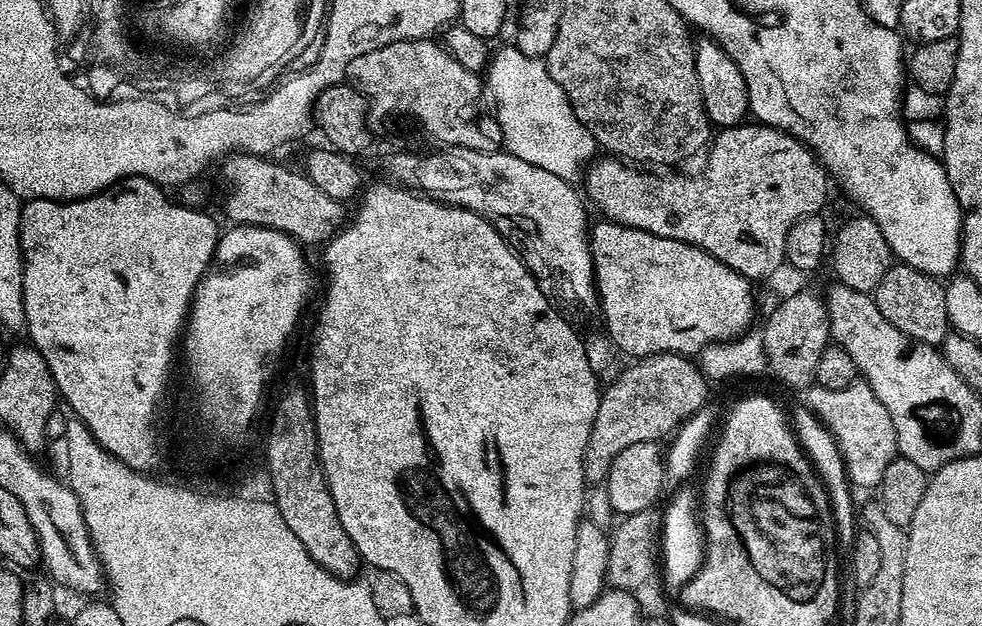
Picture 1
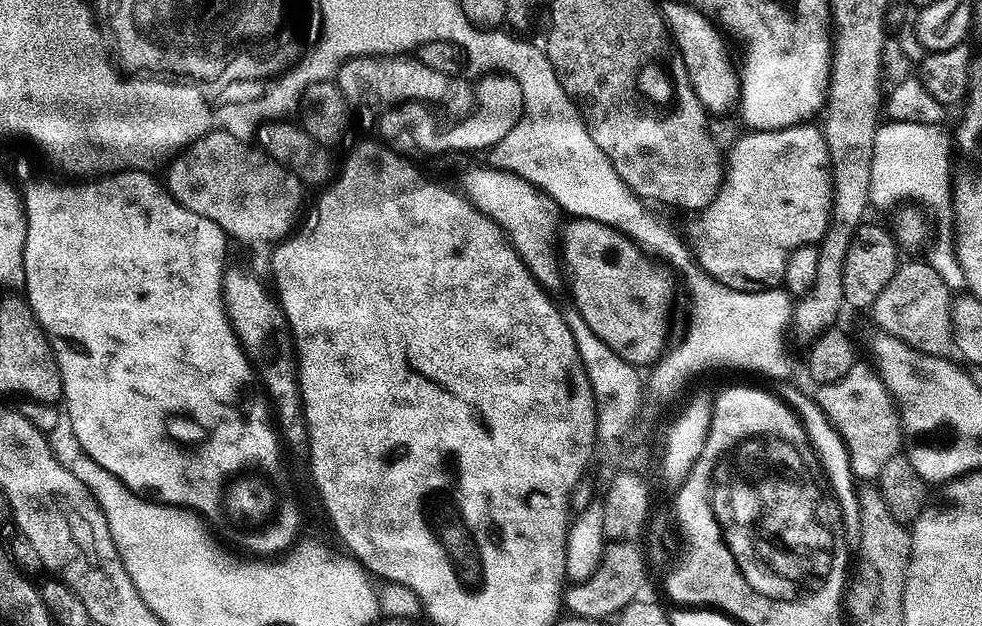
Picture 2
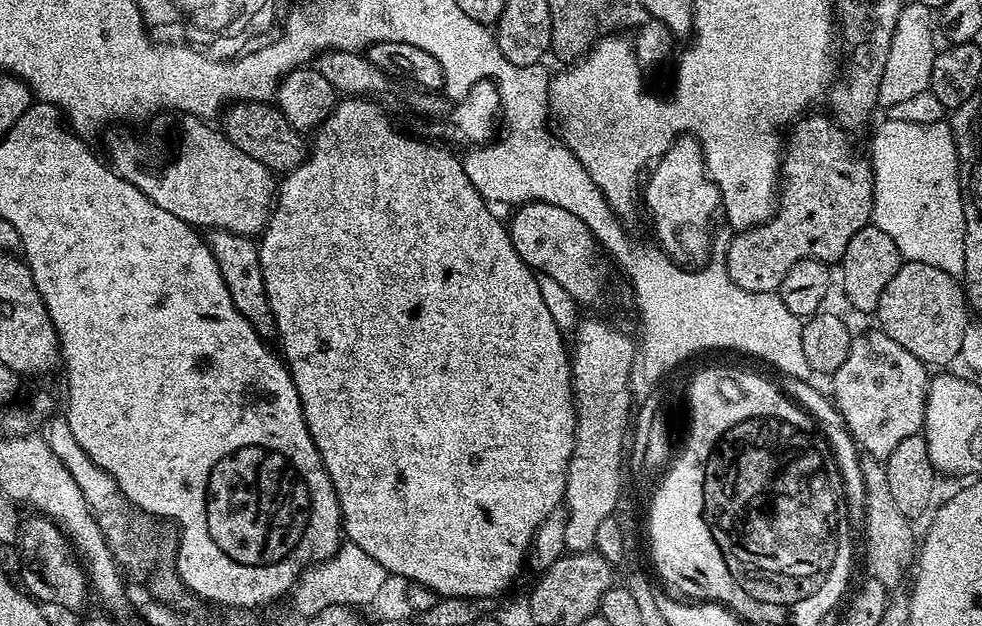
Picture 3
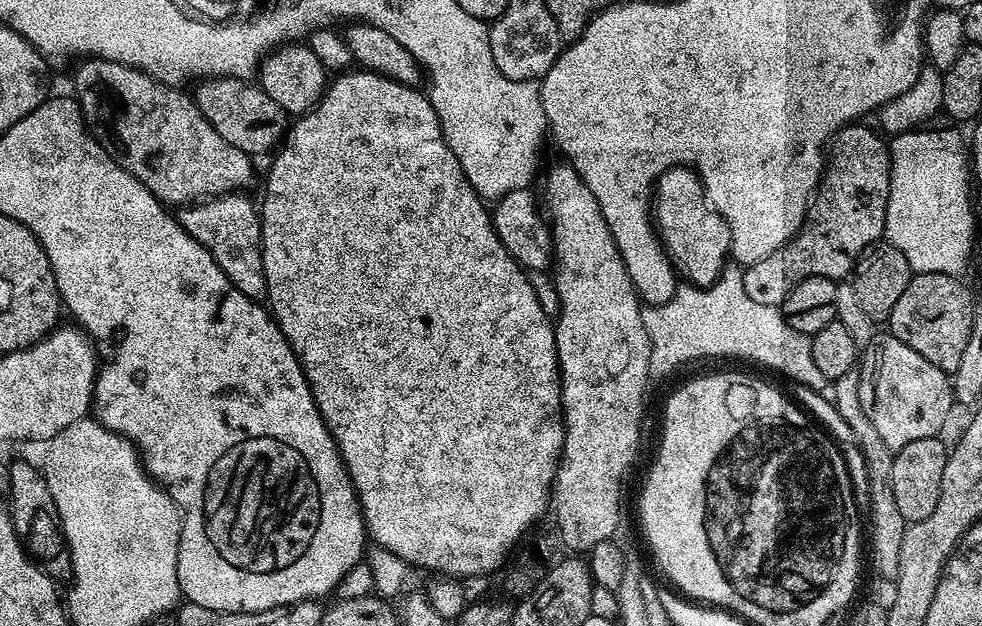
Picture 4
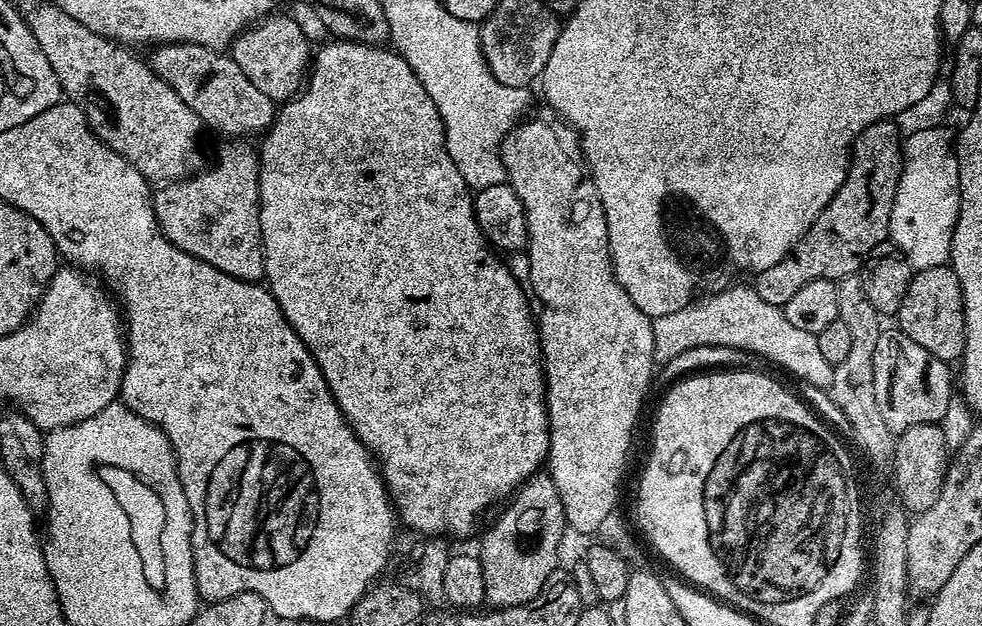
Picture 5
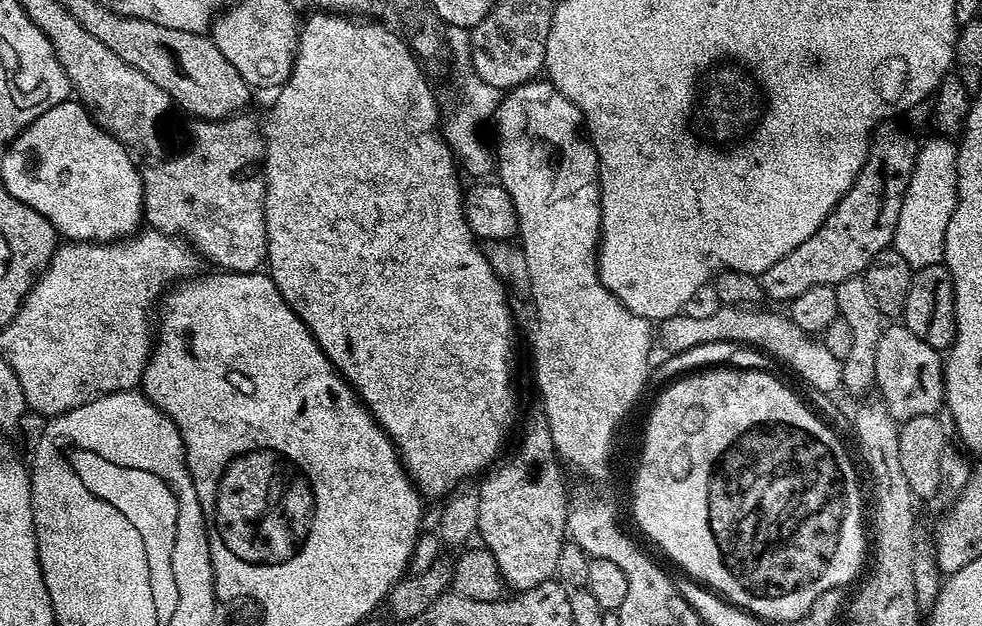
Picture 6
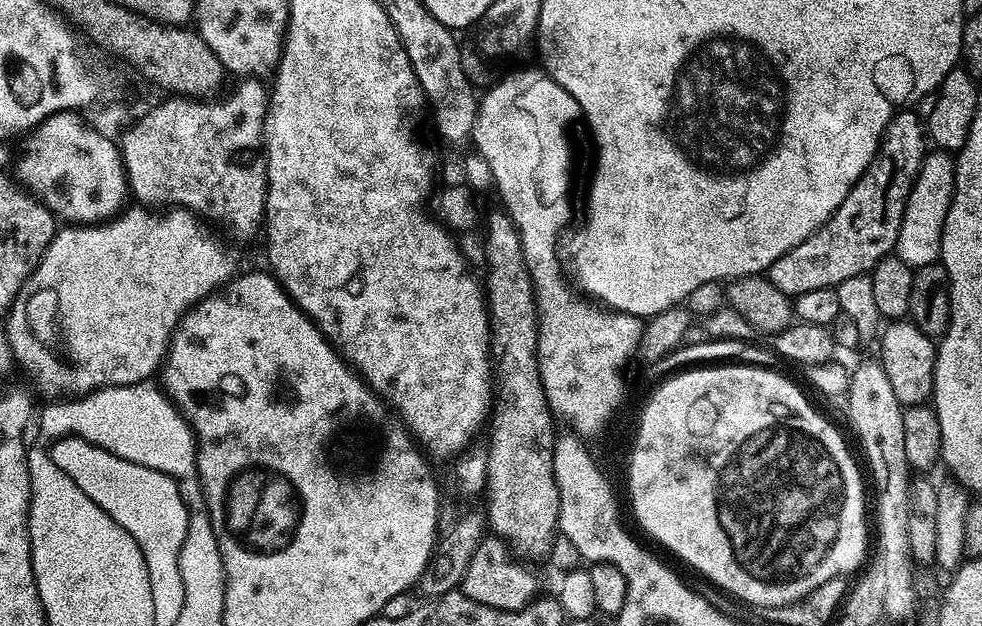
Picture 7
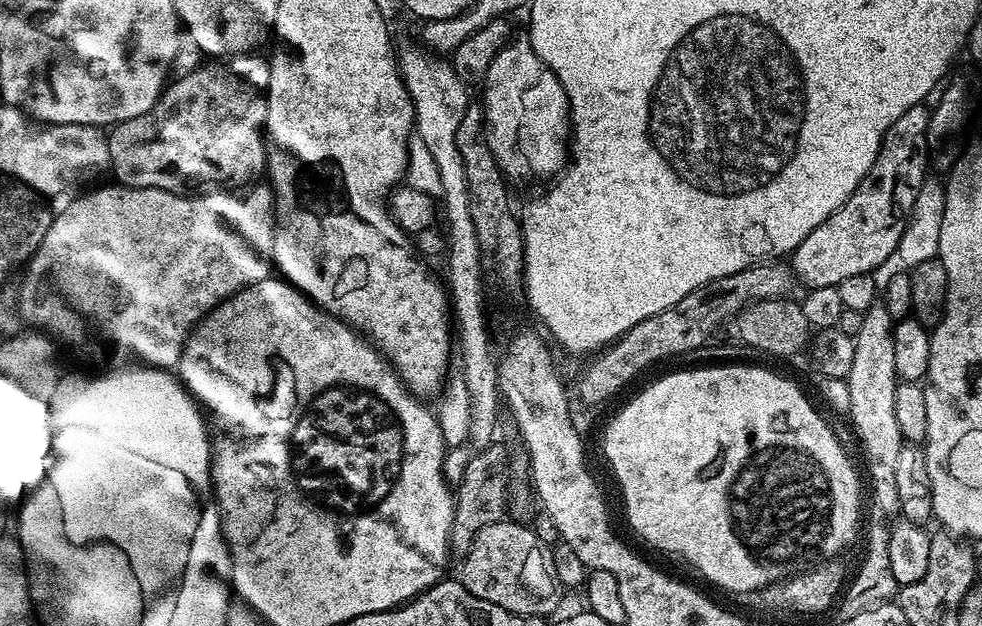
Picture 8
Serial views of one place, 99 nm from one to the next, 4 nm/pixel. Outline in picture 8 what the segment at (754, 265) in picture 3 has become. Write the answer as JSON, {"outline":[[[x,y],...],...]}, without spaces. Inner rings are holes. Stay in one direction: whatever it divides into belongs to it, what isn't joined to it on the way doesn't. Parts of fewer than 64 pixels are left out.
{"outline":[[[923,104],[910,106],[890,130],[862,182],[850,194],[848,201],[822,226],[810,230],[806,238],[790,256],[790,267],[795,279],[804,283],[805,289],[821,288],[846,282],[846,278],[875,273],[889,259],[895,257],[896,247],[904,233],[904,225],[912,214],[918,190],[924,185],[930,168],[928,157],[927,124],[929,109]]]}

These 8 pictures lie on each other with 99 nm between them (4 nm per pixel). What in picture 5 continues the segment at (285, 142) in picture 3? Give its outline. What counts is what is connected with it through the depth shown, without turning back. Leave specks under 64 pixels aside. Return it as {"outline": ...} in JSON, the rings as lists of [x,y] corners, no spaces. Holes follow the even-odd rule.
{"outline":[[[162,44],[153,47],[151,52],[150,63],[154,74],[167,82],[174,94],[178,94],[178,98],[182,98],[182,102],[186,102],[186,106],[190,106],[194,114],[198,114],[201,125],[208,127],[209,124],[214,131],[221,132],[224,138],[252,138],[248,136],[255,132],[263,134],[272,127],[278,111],[277,101],[266,98],[266,94],[262,94],[262,90],[258,90],[258,86],[254,86],[254,82],[250,82],[246,74],[242,74],[242,66],[238,66],[231,55],[221,54],[217,49],[201,44]]]}

